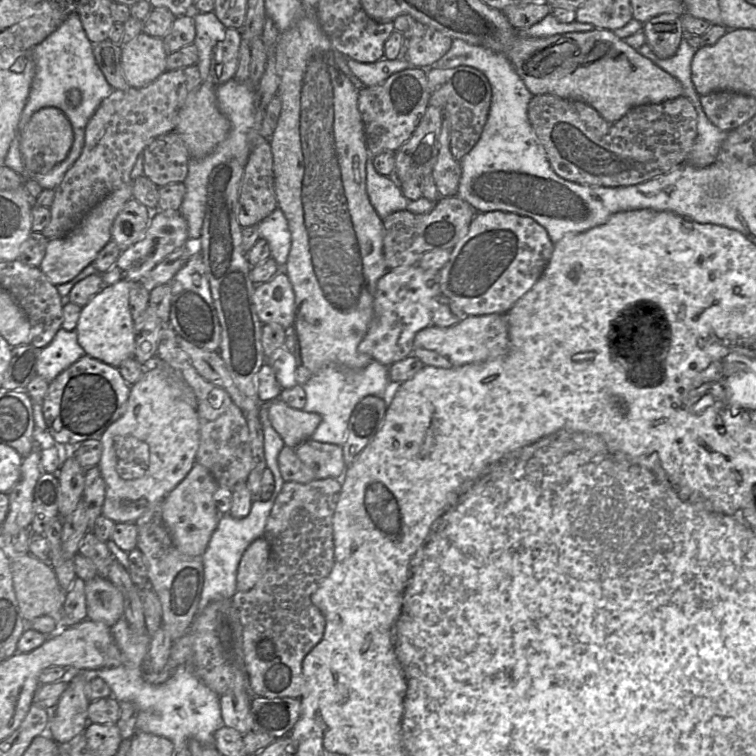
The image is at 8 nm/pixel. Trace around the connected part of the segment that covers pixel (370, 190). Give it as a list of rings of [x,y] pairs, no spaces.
[[[368,153],[366,162],[366,191],[370,203],[381,219],[389,214],[406,210],[410,201],[401,192],[399,183],[393,177],[379,174]]]

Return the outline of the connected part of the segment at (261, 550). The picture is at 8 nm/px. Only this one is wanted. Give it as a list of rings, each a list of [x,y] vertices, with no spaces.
[[[264,536],[247,547],[238,565],[237,591],[248,591],[255,586],[265,572],[269,556],[270,544]]]

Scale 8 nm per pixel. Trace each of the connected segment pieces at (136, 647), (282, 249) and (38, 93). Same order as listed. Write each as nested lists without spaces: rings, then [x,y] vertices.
[[[122,617],[111,627],[111,634],[122,654],[122,664],[118,667],[84,670],[86,677],[104,680],[110,687],[112,697],[118,702],[133,702],[138,708],[136,732],[142,731],[162,736],[170,740],[175,753],[187,748],[187,742],[195,739],[206,746],[213,746],[214,734],[224,727],[219,697],[207,687],[189,666],[174,668],[172,675],[163,684],[151,684],[144,679],[143,663],[148,656],[151,637],[147,632],[133,632]]]
[[[277,207],[258,224],[259,238],[267,241],[271,256],[278,265],[285,265],[291,247],[291,234],[282,210]]]
[[[72,11],[65,21],[45,40],[32,50],[35,64],[34,78],[29,96],[18,122],[18,133],[13,138],[4,165],[19,175],[25,172],[20,152],[21,134],[32,115],[42,108],[55,107],[64,112],[69,119],[74,140],[67,157],[46,174],[35,176],[35,180],[43,189],[53,189],[61,183],[65,173],[81,155],[85,143],[85,129],[90,118],[101,102],[107,98],[114,89],[107,82],[94,57],[92,42],[88,39],[78,14]]]

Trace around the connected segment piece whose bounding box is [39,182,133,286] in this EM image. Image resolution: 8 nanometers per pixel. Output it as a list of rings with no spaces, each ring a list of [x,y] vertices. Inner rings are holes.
[[[133,182],[124,184],[107,195],[93,207],[79,225],[67,235],[51,239],[39,269],[55,286],[75,278],[84,268],[93,263],[100,250],[111,241],[112,225],[125,204],[132,198]]]

